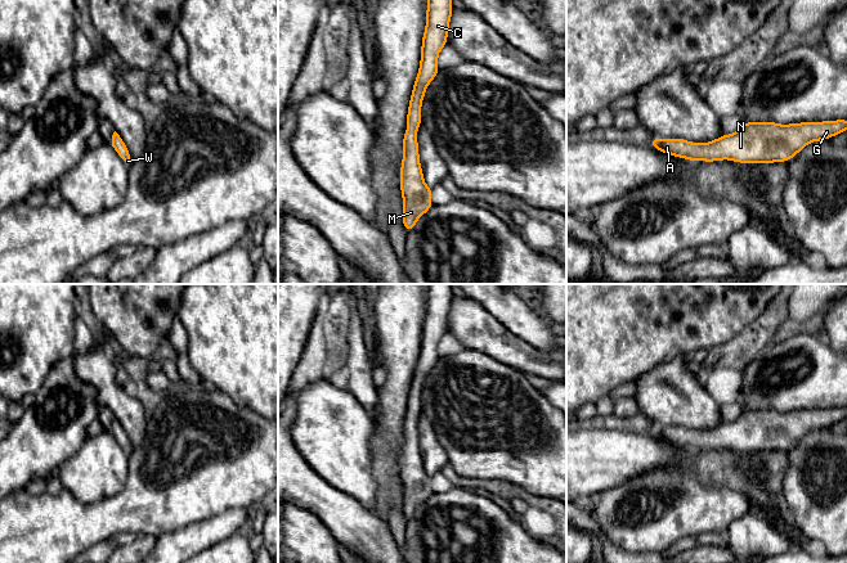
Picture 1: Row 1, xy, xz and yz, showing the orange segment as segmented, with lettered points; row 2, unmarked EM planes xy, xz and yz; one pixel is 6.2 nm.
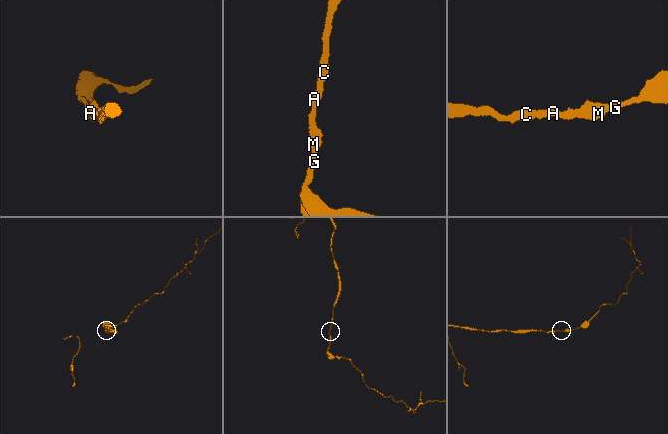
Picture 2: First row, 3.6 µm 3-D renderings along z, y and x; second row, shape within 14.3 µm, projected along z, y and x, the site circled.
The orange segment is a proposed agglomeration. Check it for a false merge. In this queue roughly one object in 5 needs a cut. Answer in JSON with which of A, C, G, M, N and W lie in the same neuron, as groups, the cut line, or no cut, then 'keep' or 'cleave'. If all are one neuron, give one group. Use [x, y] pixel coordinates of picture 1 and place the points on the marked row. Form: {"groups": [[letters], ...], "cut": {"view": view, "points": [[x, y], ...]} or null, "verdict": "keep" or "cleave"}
{"groups": [["A", "C", "G", "M", "N", "W"]], "cut": null, "verdict": "keep"}

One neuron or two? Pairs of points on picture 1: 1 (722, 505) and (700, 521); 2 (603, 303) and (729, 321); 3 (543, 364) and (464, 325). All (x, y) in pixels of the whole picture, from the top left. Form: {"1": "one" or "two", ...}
{"1": "one", "2": "one", "3": "one"}

